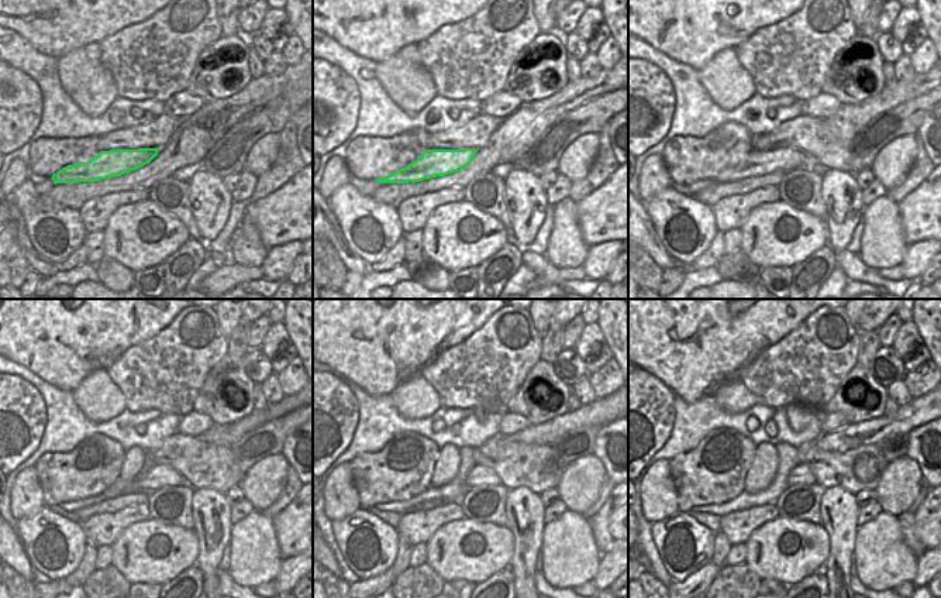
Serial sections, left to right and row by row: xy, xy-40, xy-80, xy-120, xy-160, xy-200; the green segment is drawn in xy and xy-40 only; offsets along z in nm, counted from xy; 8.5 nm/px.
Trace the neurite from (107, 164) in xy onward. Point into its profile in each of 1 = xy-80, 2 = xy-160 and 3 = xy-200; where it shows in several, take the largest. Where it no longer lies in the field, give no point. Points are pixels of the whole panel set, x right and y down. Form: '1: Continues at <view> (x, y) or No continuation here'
1: Continues at xy-80 (783, 160)
2: Continues at xy-160 (479, 474)
3: Continues at xy-200 (800, 474)

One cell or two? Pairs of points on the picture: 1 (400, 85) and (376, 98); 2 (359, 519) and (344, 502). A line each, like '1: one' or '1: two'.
1: two
2: two

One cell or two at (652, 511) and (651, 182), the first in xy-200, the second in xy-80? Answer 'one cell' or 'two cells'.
one cell

